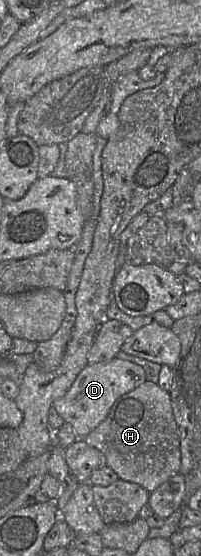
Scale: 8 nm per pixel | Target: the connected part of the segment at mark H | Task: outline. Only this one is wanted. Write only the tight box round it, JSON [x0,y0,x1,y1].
[84,380,180,493]

